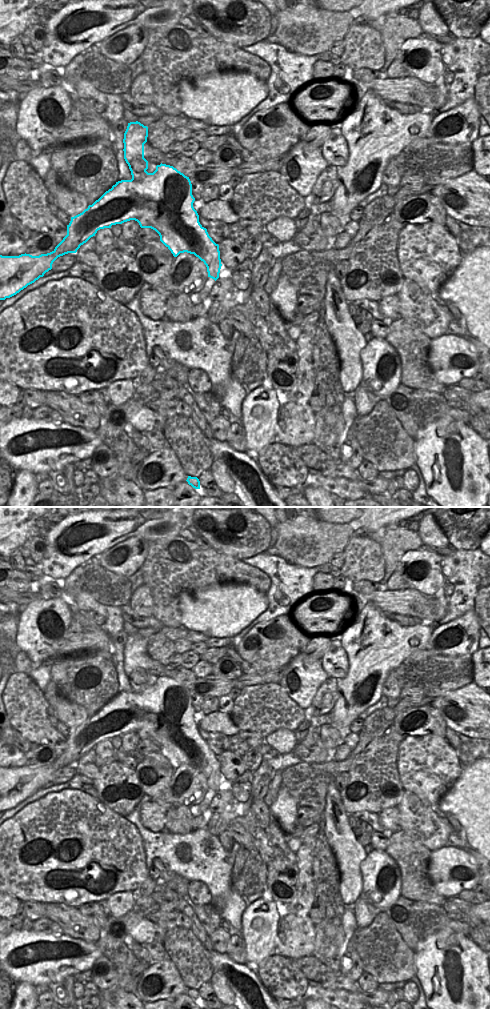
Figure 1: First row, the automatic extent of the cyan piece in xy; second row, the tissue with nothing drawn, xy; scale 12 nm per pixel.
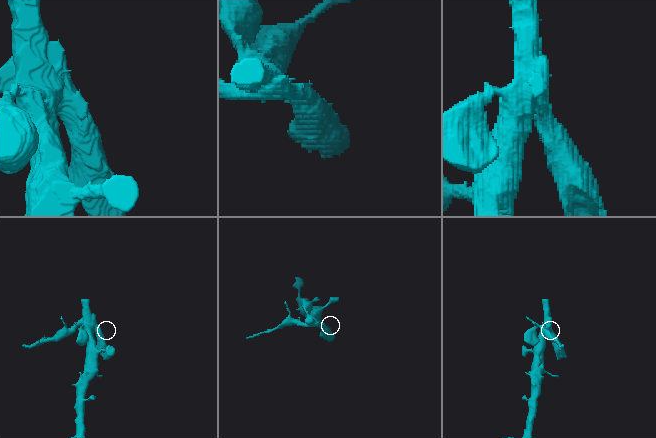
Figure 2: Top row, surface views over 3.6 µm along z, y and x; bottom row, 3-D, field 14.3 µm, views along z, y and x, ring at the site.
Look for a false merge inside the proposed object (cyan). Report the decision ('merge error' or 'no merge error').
merge error

